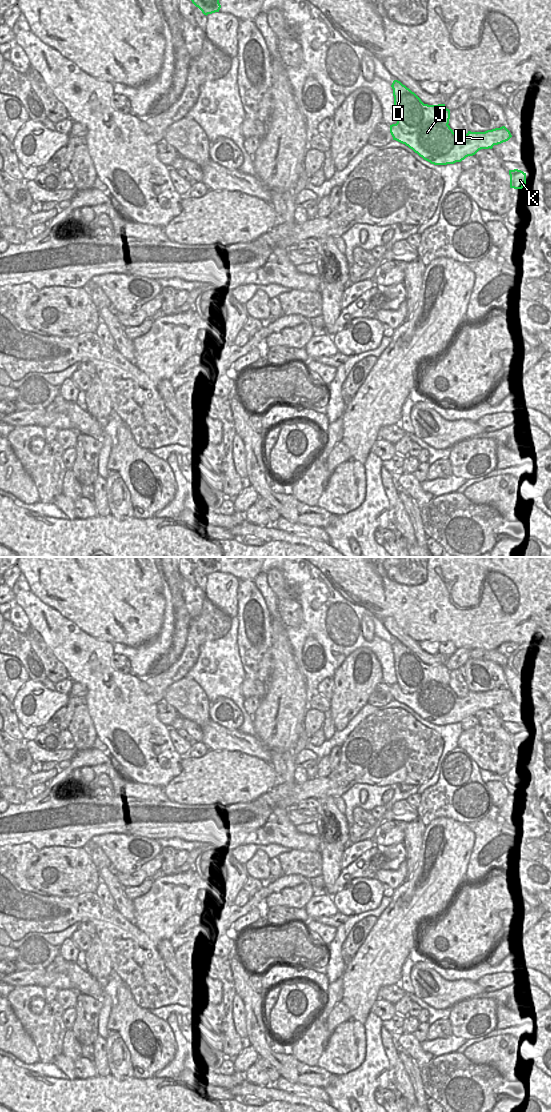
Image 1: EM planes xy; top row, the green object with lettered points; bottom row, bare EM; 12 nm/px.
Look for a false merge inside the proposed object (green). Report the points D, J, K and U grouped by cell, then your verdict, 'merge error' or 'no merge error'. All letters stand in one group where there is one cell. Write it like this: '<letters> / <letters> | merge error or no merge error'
D / J K U | merge error

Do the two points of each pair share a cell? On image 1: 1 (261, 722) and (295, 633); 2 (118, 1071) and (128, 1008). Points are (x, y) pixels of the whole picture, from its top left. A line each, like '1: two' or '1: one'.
1: two
2: two

